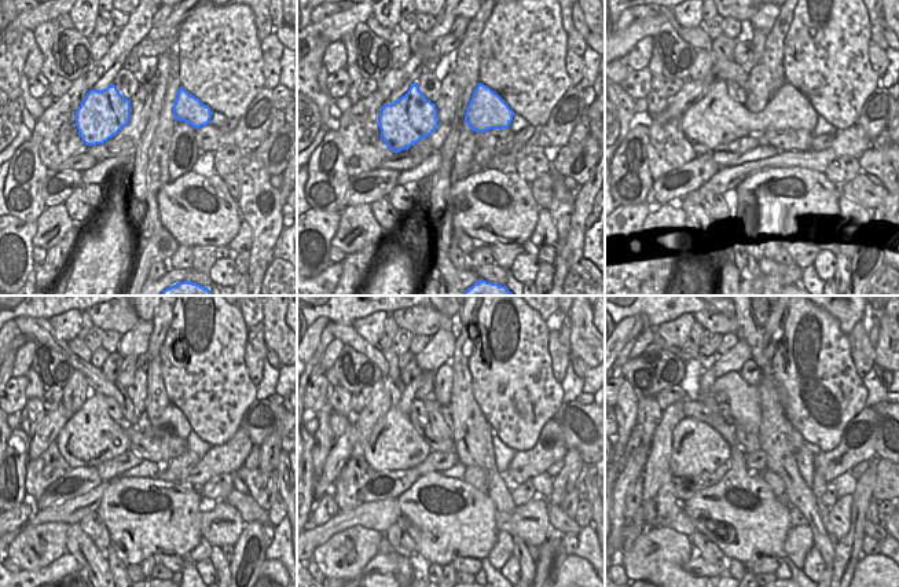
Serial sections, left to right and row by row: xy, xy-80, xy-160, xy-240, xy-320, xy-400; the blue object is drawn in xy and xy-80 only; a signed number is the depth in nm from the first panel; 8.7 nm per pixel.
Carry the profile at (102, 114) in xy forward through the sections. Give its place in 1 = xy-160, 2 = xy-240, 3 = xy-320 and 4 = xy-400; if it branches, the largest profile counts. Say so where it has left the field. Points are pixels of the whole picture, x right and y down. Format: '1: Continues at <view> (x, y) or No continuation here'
1: Continues at xy-160 (715, 120)
2: Continues at xy-240 (90, 437)
3: Continues at xy-320 (393, 444)
4: Continues at xy-400 (697, 448)

